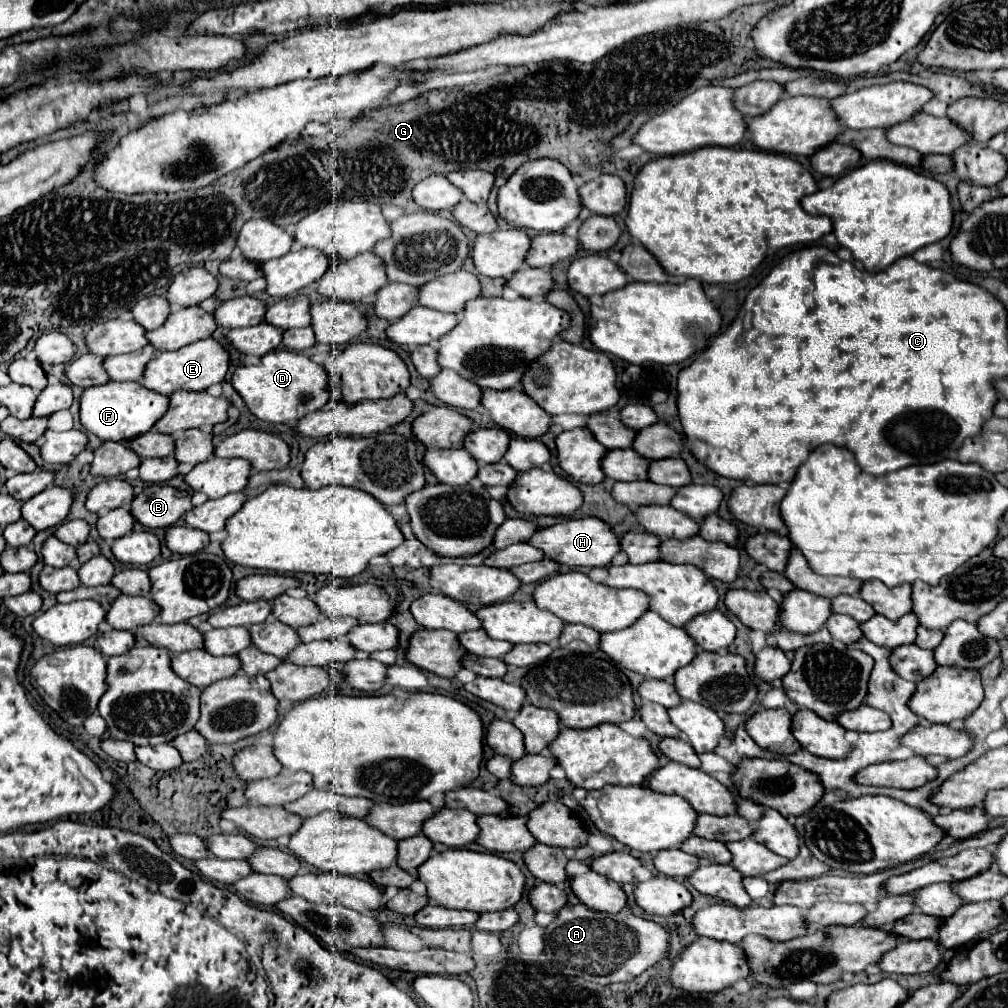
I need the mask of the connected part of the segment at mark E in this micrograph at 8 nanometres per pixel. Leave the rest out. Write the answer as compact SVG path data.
M206 338L206 340L198 340L194 344L188 344L180 350L172 350L172 352L160 352L154 360L148 362L146 370L144 370L144 386L170 396L176 390L206 390L212 384L220 384L224 382L224 376L228 372L230 366L230 354L226 352L226 348L216 342L214 338Z

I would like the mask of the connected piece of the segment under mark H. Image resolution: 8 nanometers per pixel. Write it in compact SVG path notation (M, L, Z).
M594 516L572 518L572 520L564 520L560 524L554 524L550 528L542 528L530 538L530 544L544 550L546 556L550 556L552 560L556 560L560 564L588 566L588 568L608 566L612 556L616 552L620 552L620 540L614 534L614 528L610 524L606 524L604 520L594 518Z

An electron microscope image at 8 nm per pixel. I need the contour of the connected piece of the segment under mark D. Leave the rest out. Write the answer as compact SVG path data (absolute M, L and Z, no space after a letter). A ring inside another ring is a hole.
M272 350L260 358L258 364L238 366L232 376L232 386L244 398L248 410L268 424L298 424L304 416L322 410L332 398L328 370L312 362L304 352Z

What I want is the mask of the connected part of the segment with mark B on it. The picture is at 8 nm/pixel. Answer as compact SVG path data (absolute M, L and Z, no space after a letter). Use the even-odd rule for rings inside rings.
M150 484L132 500L132 514L146 528L170 528L192 510L192 494L166 486Z

